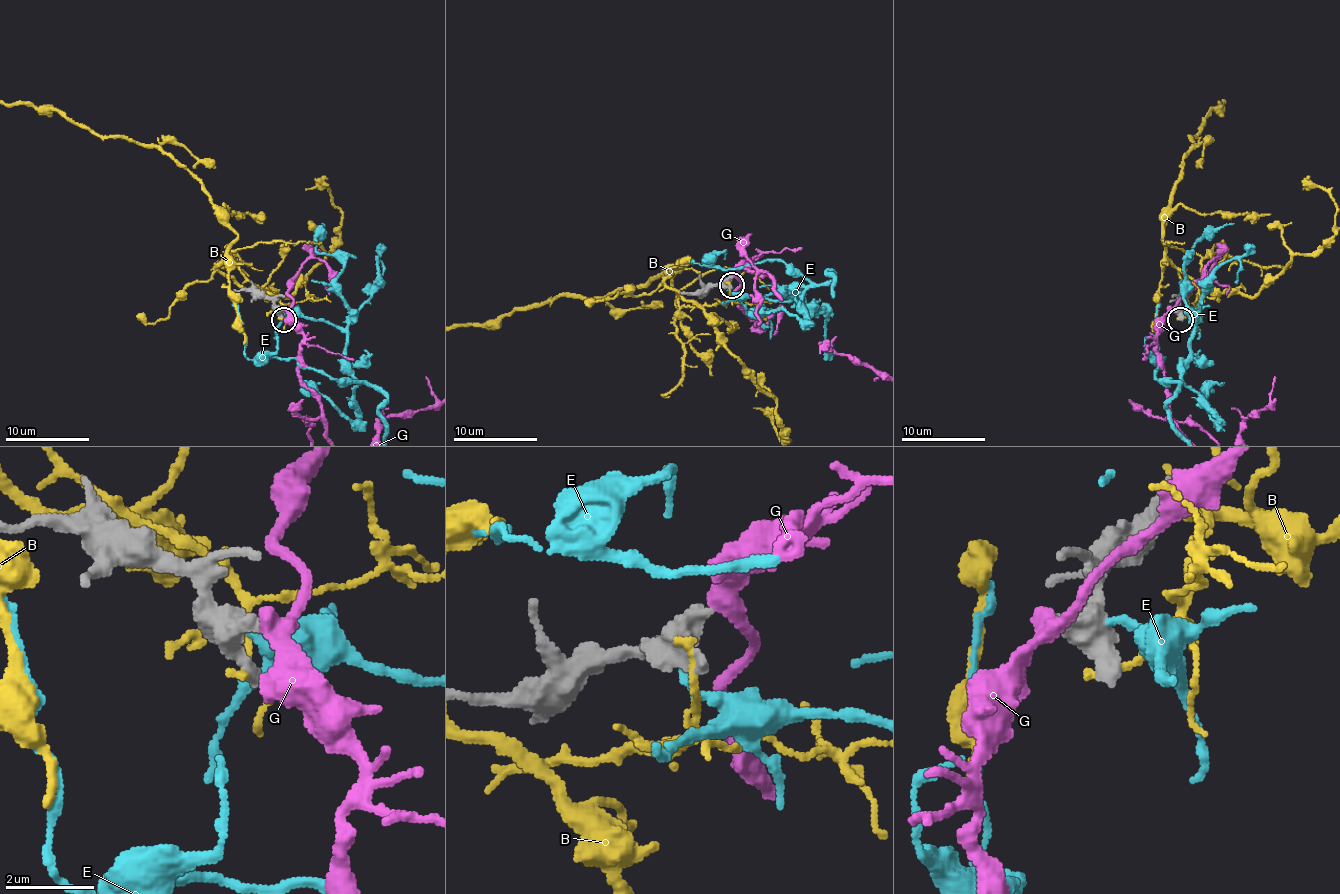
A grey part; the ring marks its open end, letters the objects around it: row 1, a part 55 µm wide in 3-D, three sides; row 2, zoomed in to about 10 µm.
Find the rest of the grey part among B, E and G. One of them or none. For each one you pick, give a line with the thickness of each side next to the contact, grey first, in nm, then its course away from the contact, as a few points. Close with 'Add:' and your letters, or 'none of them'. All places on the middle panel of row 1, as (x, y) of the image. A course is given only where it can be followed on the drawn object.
Add: none of them

